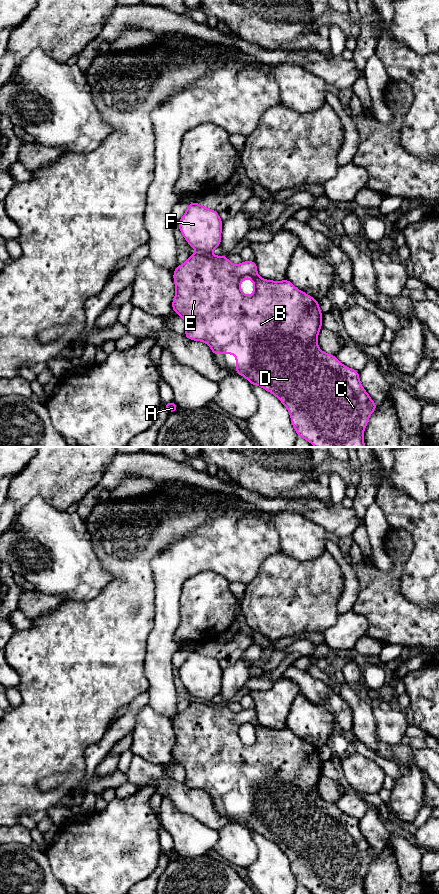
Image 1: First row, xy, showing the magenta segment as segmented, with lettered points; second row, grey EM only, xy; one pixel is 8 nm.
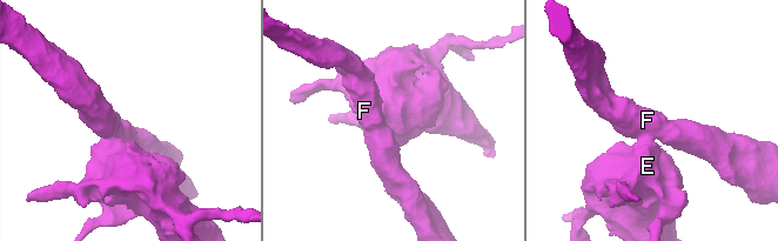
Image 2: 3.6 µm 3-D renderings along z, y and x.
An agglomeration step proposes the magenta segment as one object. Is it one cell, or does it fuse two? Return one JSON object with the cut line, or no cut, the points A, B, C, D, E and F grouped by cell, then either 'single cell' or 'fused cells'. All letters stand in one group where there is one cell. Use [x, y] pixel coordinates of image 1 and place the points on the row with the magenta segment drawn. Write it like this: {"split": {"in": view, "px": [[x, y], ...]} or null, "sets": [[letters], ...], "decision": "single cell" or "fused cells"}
{"split": {"in": "xy", "px": [[198, 252], [210, 255]]}, "sets": [["A", "B", "C", "D", "E"], ["F"]], "decision": "fused cells"}

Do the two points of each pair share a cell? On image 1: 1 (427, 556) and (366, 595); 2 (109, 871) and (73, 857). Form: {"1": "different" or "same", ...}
{"1": "different", "2": "same"}

